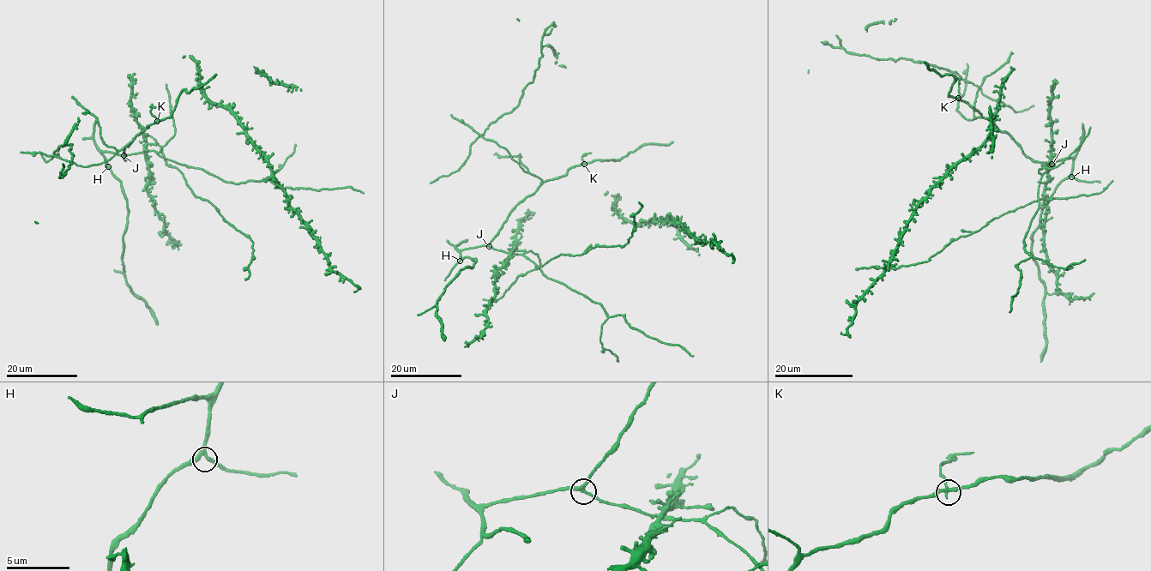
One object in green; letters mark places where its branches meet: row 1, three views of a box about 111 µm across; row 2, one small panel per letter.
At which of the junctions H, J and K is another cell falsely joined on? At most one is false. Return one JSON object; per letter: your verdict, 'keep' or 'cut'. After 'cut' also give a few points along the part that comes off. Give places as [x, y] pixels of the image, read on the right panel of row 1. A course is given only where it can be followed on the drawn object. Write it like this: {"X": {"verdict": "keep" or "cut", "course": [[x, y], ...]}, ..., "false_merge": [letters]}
{"H": {"verdict": "keep"}, "J": {"verdict": "keep"}, "K": {"verdict": "cut", "course": [[958, 98], [959, 80], [954, 80]]}, "false_merge": ["K"]}

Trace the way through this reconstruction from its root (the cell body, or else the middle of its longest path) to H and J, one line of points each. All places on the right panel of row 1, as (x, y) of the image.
H: (966, 102), (997, 129), (1009, 135), (1022, 153), (1033, 159), (1049, 163), (1065, 158), (1073, 159), (1071, 177)
J: (966, 102), (997, 129), (1009, 135), (1025, 155), (1038, 162), (1051, 164)

